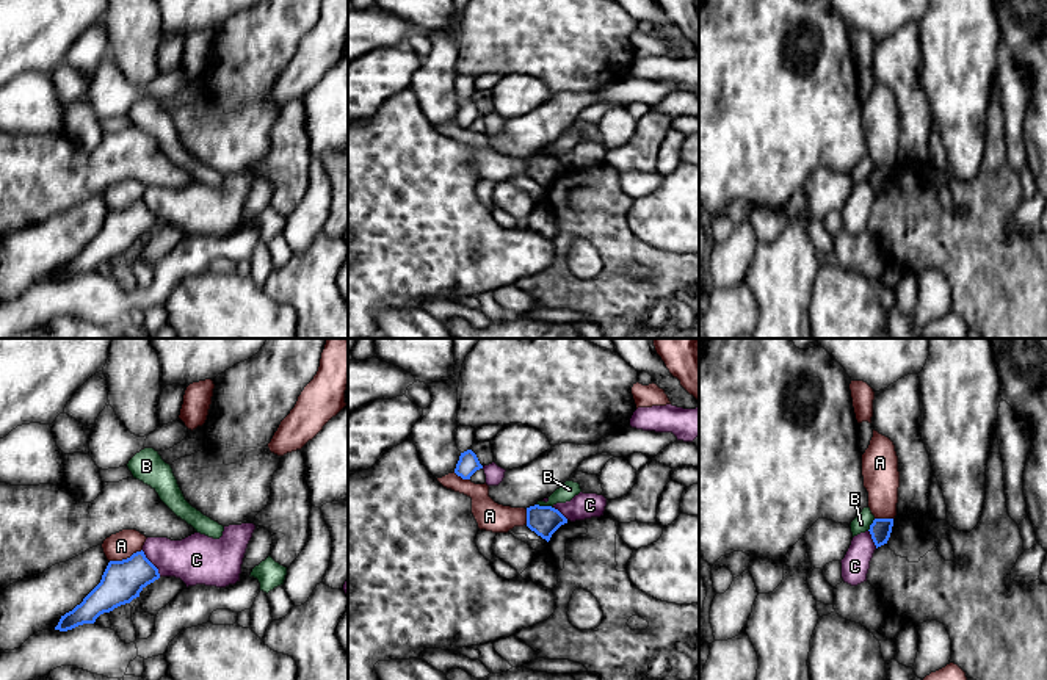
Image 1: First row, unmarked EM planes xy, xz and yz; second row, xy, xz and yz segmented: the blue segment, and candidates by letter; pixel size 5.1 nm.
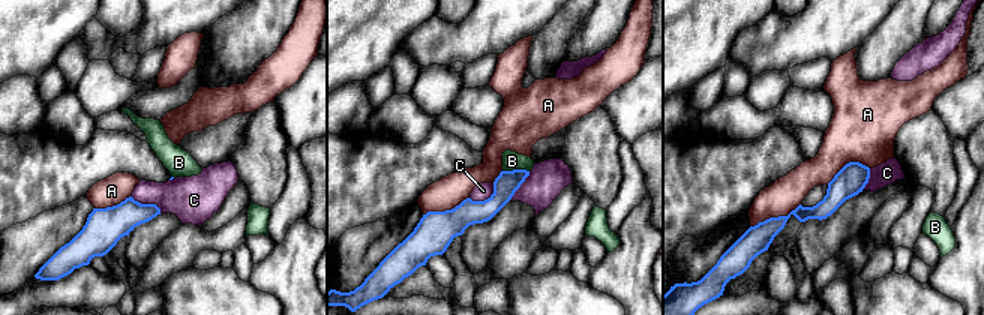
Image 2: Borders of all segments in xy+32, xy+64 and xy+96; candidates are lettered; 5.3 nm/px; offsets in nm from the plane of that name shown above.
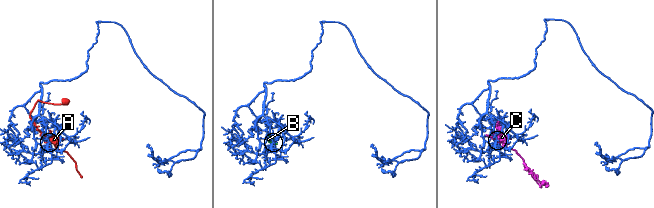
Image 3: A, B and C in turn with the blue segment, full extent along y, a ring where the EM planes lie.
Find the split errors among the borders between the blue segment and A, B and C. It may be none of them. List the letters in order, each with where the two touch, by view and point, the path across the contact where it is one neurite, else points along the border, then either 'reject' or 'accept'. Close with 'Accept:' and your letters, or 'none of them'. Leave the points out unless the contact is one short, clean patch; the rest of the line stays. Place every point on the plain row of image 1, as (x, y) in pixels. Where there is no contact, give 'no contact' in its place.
A: contact xy (127, 207); reject
B: contact xz (544, 155); border xz (536, 152), (552, 157); reject
C: contact xy (151, 212); reject
Accept: none of them

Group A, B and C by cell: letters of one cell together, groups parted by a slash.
A / B / C

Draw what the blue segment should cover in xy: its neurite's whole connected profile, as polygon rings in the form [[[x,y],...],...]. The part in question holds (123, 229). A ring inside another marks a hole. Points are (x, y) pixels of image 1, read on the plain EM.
[[[143,199],[127,208],[110,210],[100,232],[80,254],[61,265],[55,279],[67,280],[83,273],[94,273],[100,263],[139,246],[139,241],[158,227],[158,218]]]

